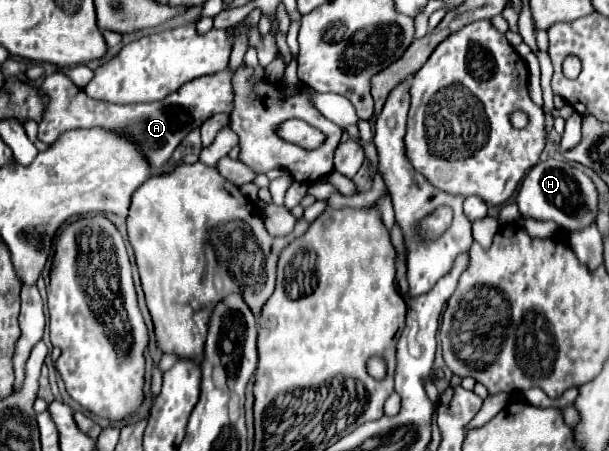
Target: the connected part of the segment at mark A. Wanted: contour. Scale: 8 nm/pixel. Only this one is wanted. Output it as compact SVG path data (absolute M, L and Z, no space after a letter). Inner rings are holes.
M226 68L222 72L202 76L196 80L186 82L180 90L166 96L160 102L150 104L110 104L104 100L94 100L86 96L82 88L76 88L64 74L50 74L44 78L38 94L48 96L50 102L46 104L46 114L42 116L38 124L38 140L44 144L52 144L62 132L72 128L92 128L92 126L104 126L112 130L120 130L130 134L138 140L144 154L148 156L150 164L154 168L160 168L168 158L172 156L174 148L182 142L182 138L200 126L204 120L212 118L214 114L230 114L234 106L234 90L232 90L232 78L234 70Z

